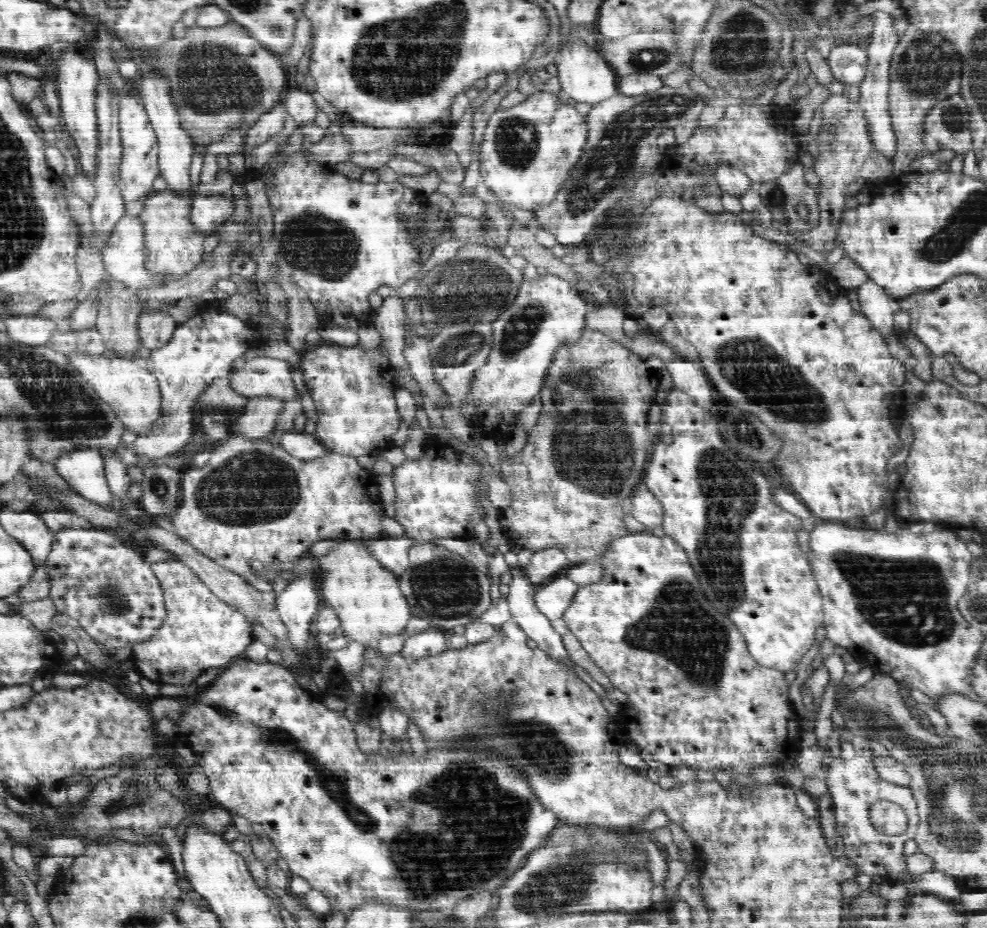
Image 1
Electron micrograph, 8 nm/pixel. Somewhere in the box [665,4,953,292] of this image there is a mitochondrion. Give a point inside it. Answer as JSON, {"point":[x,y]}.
{"point":[743,43]}

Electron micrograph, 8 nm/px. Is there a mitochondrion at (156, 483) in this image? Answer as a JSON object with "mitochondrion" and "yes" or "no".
{"mitochondrion":"yes"}

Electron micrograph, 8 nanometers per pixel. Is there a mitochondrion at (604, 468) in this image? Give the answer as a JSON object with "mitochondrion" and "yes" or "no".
{"mitochondrion":"yes"}

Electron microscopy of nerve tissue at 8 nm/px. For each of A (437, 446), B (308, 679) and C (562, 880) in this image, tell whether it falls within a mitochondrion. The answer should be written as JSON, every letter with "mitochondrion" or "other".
{"A":"other","B":"other","C":"mitochondrion"}

